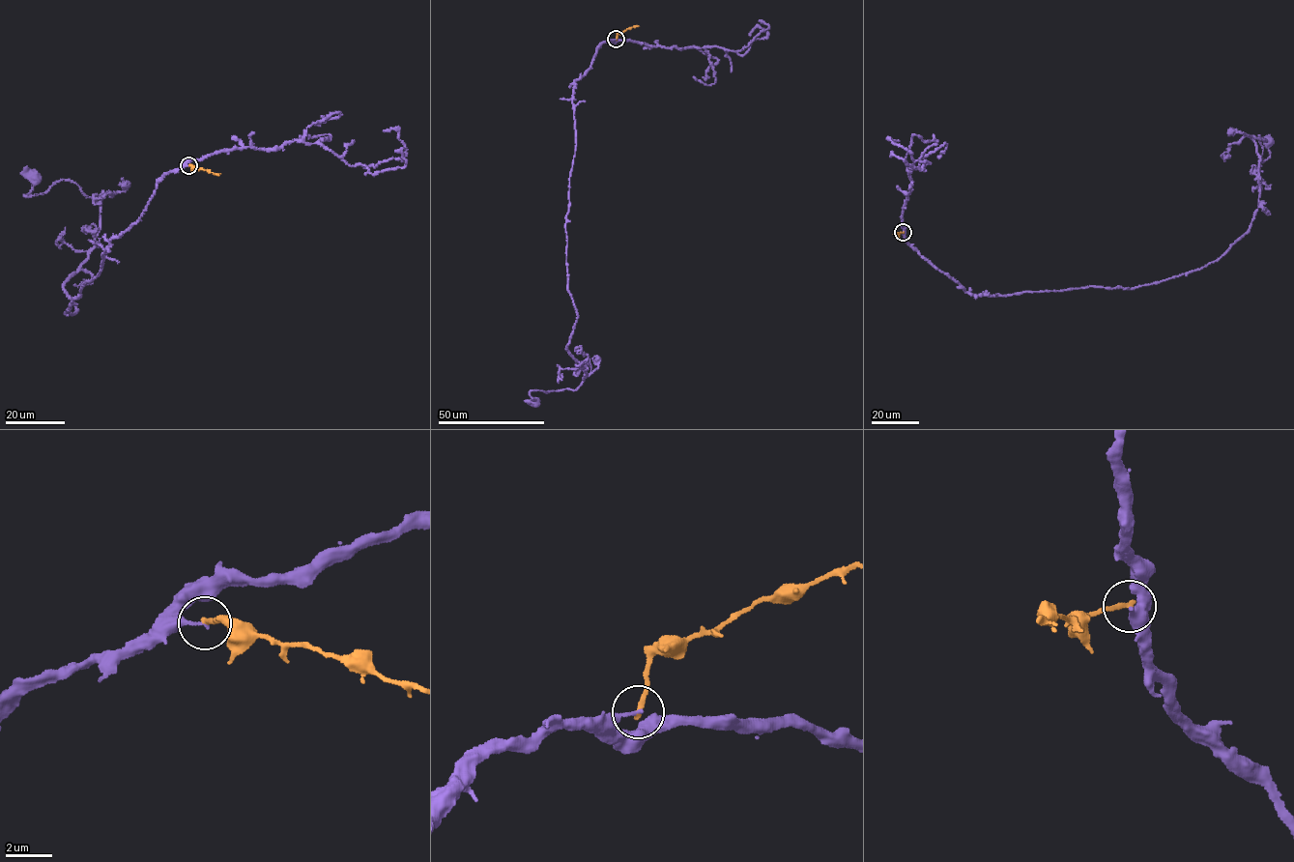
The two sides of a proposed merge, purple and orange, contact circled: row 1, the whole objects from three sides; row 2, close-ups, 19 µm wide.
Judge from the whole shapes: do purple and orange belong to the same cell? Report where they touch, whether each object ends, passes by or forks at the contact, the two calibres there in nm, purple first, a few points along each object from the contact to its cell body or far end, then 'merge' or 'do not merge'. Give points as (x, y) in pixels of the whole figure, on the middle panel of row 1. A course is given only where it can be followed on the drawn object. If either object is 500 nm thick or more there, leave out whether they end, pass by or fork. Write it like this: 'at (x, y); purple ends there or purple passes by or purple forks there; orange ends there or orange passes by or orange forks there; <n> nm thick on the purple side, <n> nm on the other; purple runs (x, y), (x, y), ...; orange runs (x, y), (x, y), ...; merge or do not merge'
at (616, 39); purple ends there; orange ends there; 140 nm thick on the purple side, 240 nm on the other; purple runs (616, 39), (573, 88), (565, 229), (577, 314), (567, 348), (587, 374), (575, 390), (531, 390), (535, 402); orange runs (616, 39), (618, 34), (639, 25); do not merge

